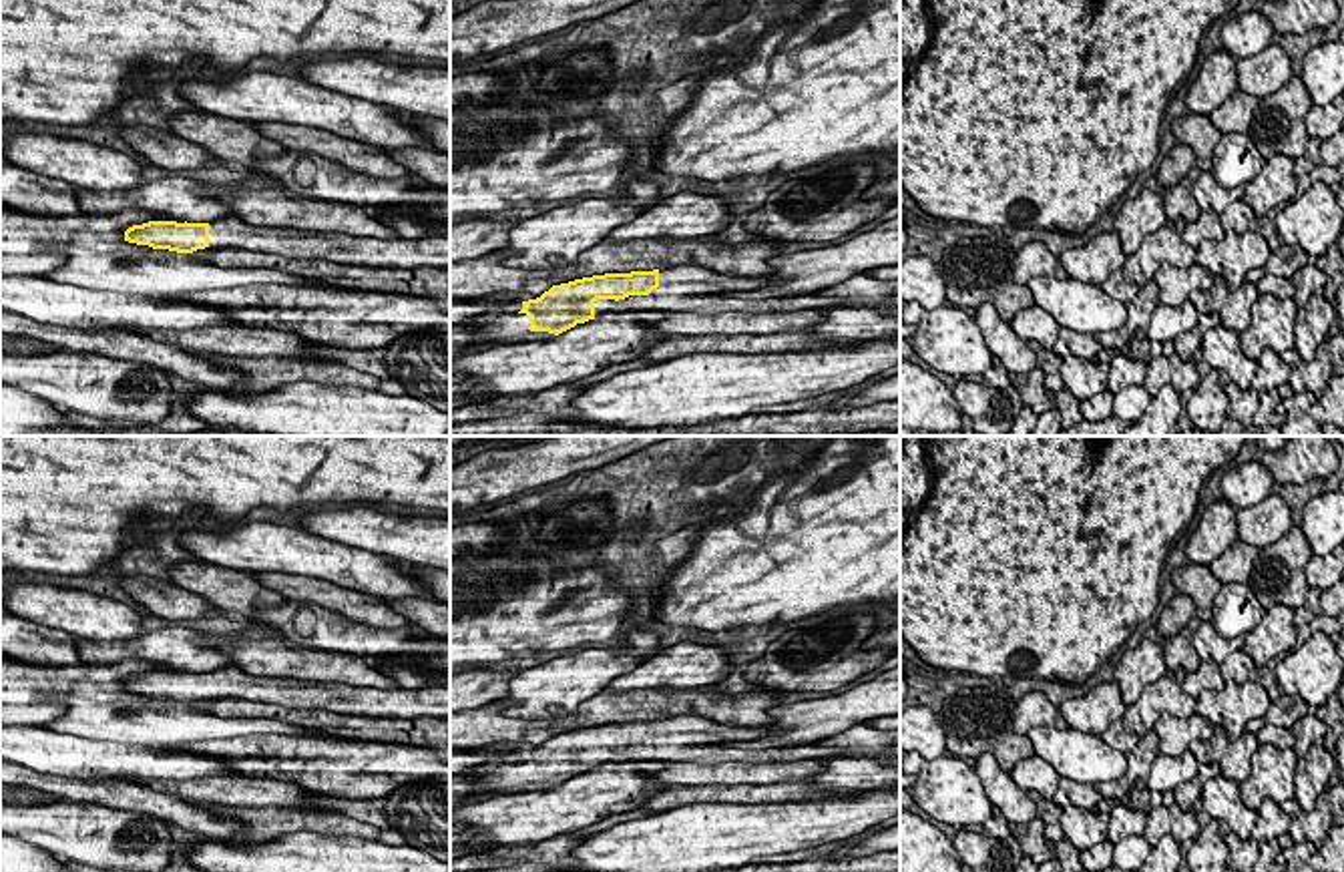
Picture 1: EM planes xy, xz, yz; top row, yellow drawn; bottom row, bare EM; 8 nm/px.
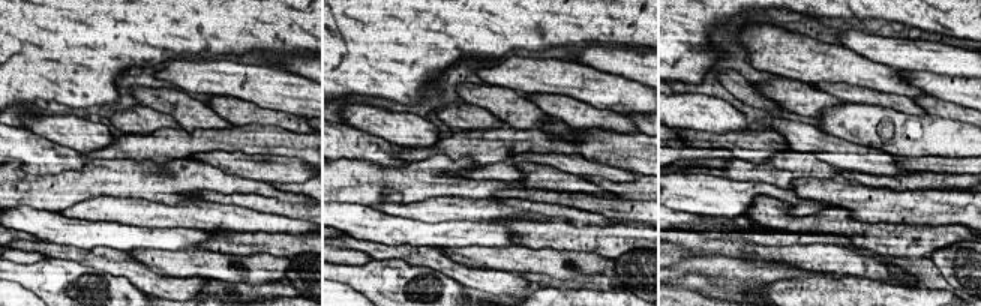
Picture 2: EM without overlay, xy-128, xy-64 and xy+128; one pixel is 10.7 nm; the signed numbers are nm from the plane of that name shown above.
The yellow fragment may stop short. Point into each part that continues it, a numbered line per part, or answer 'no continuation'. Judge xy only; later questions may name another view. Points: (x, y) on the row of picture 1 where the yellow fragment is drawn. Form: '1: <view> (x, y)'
1: xy (228, 232)

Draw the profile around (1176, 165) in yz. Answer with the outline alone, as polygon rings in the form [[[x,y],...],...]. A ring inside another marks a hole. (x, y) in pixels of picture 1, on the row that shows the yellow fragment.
[[[1175,143],[1159,165],[1159,171],[1155,175],[1157,183],[1165,189],[1177,185],[1183,177],[1187,177],[1195,161],[1197,157],[1191,147]]]

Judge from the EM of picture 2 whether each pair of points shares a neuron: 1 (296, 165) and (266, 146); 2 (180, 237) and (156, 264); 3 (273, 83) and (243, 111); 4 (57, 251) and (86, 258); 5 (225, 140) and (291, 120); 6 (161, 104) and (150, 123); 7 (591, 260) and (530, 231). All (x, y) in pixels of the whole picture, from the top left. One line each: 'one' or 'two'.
1: two
2: two
3: two
4: one
5: two
6: two
7: two

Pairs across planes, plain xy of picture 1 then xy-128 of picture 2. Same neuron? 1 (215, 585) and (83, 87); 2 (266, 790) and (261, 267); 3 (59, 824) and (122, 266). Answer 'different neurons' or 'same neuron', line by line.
1: different neurons
2: same neuron
3: different neurons

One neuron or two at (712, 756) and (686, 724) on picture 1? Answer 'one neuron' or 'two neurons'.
one neuron

